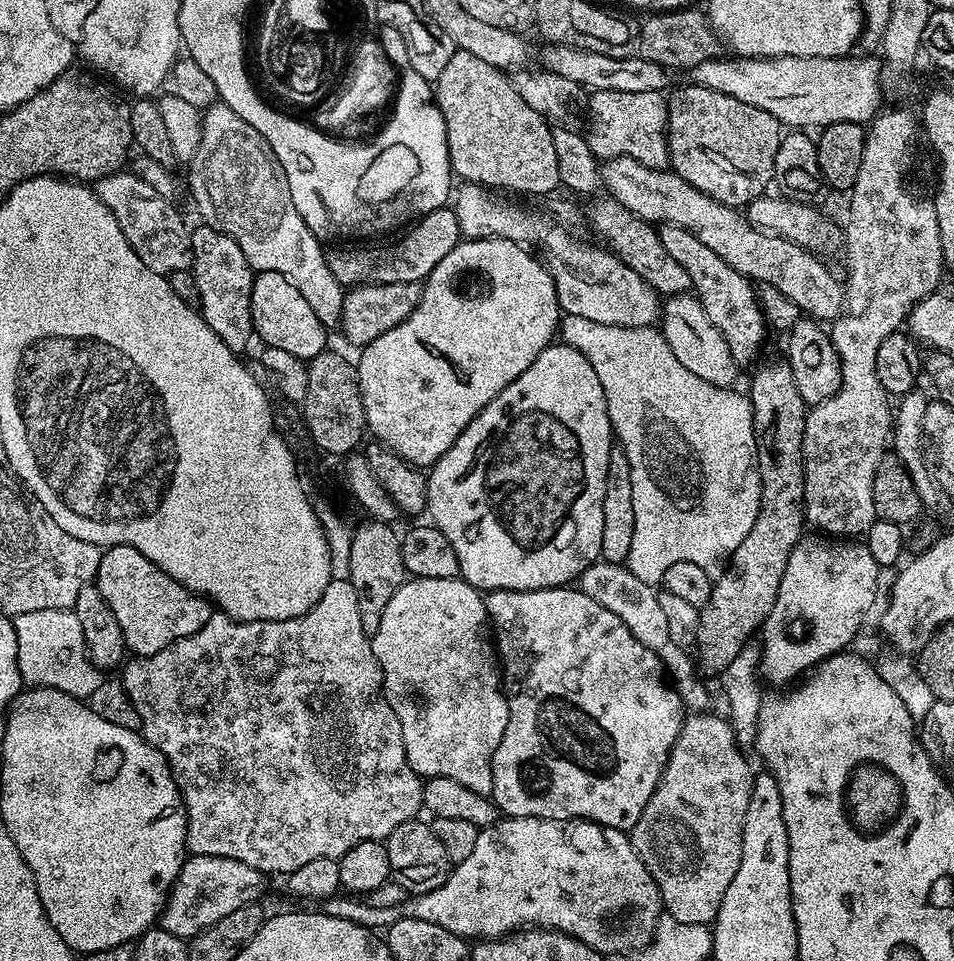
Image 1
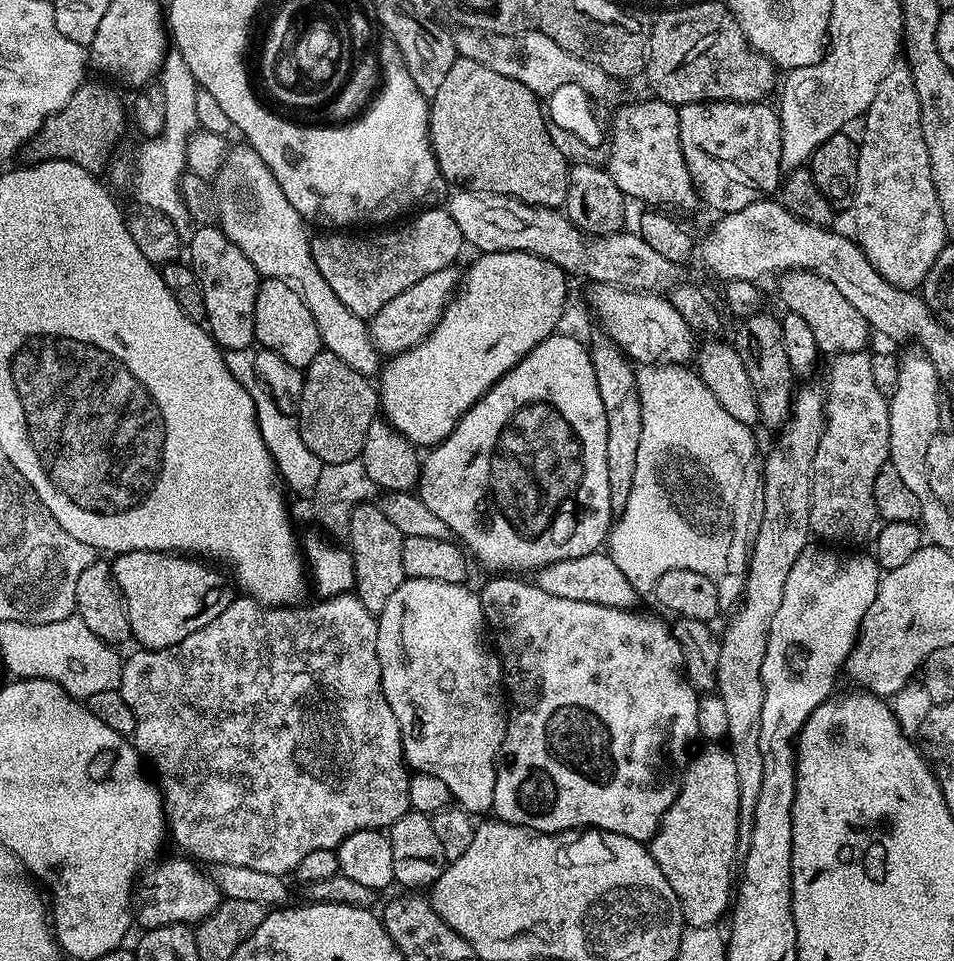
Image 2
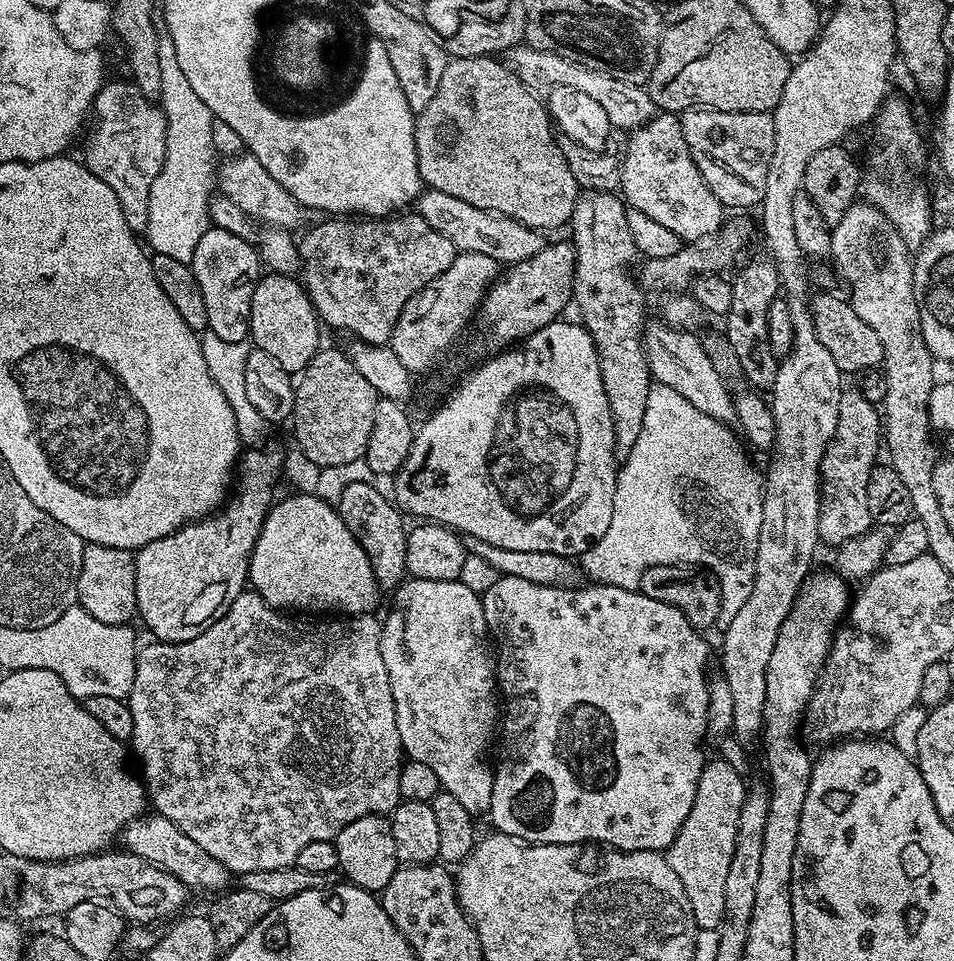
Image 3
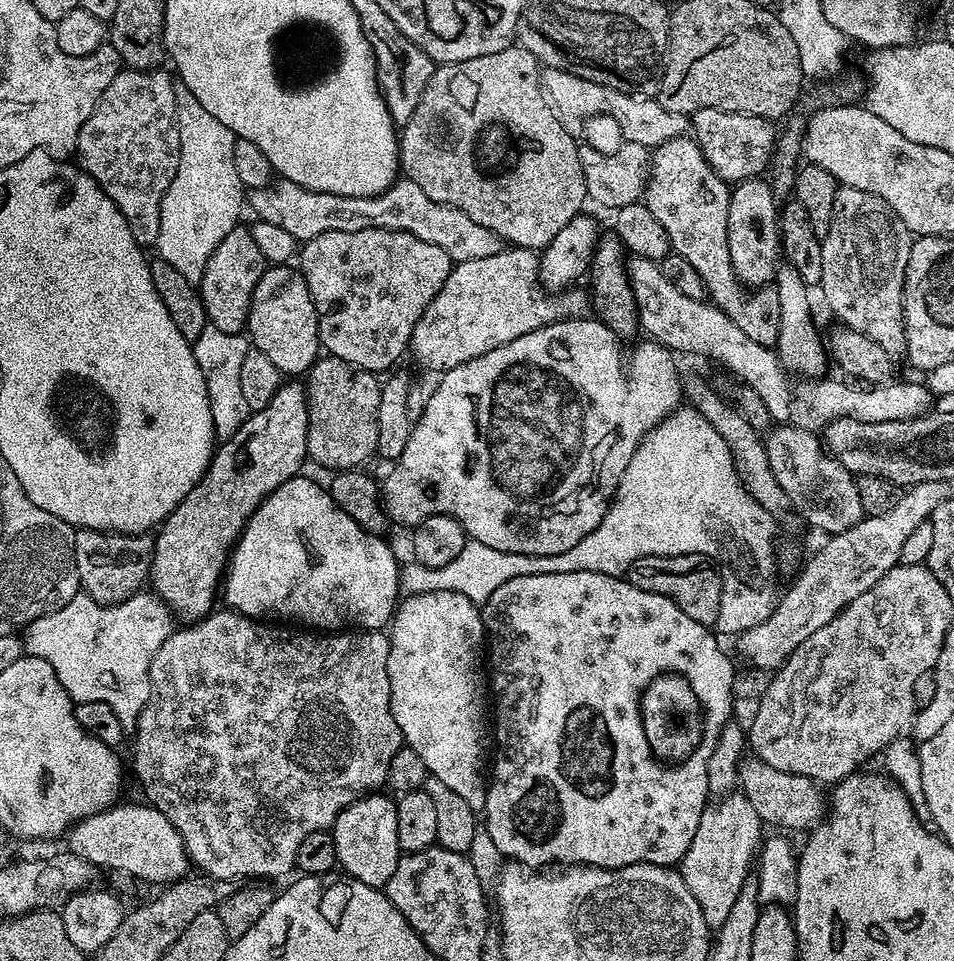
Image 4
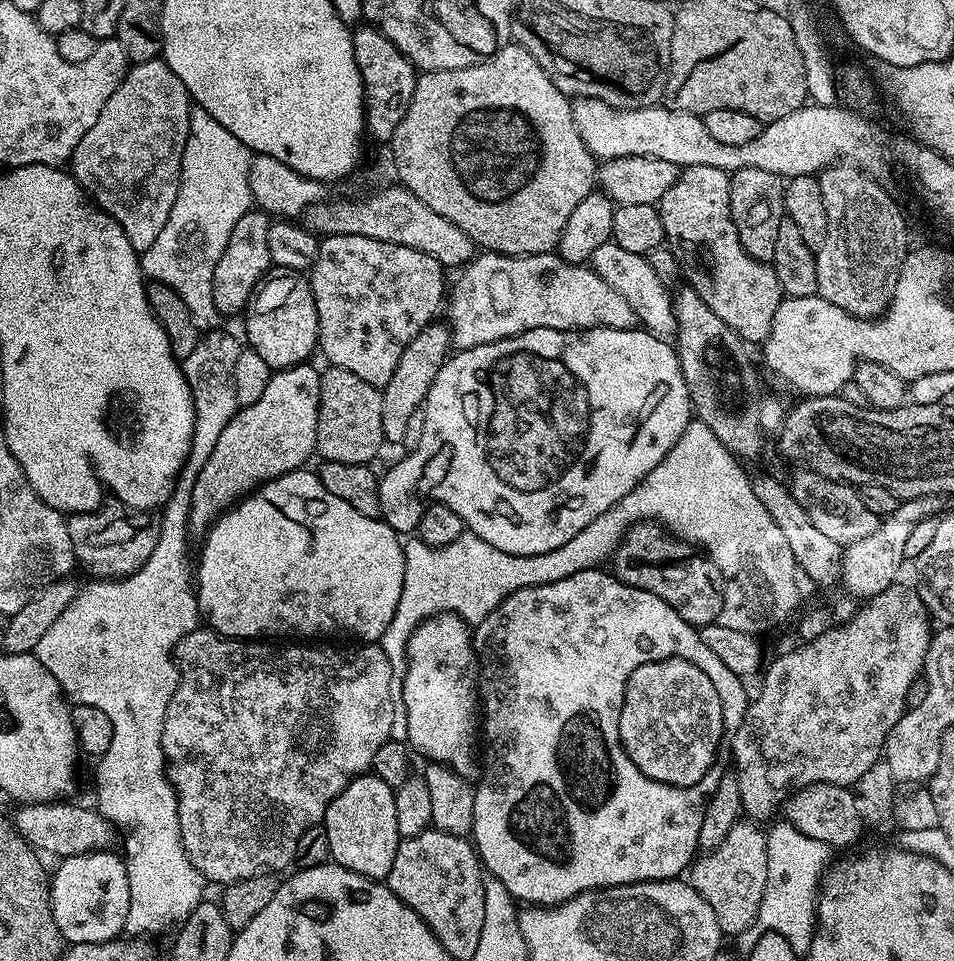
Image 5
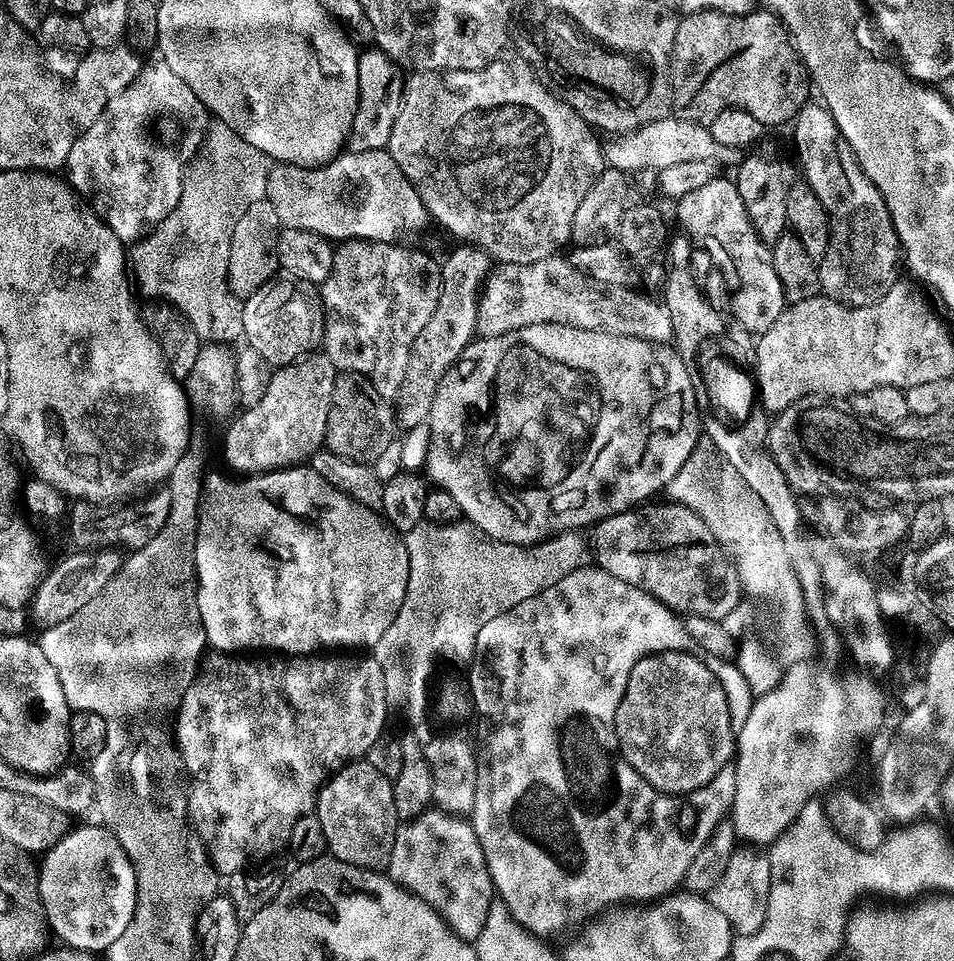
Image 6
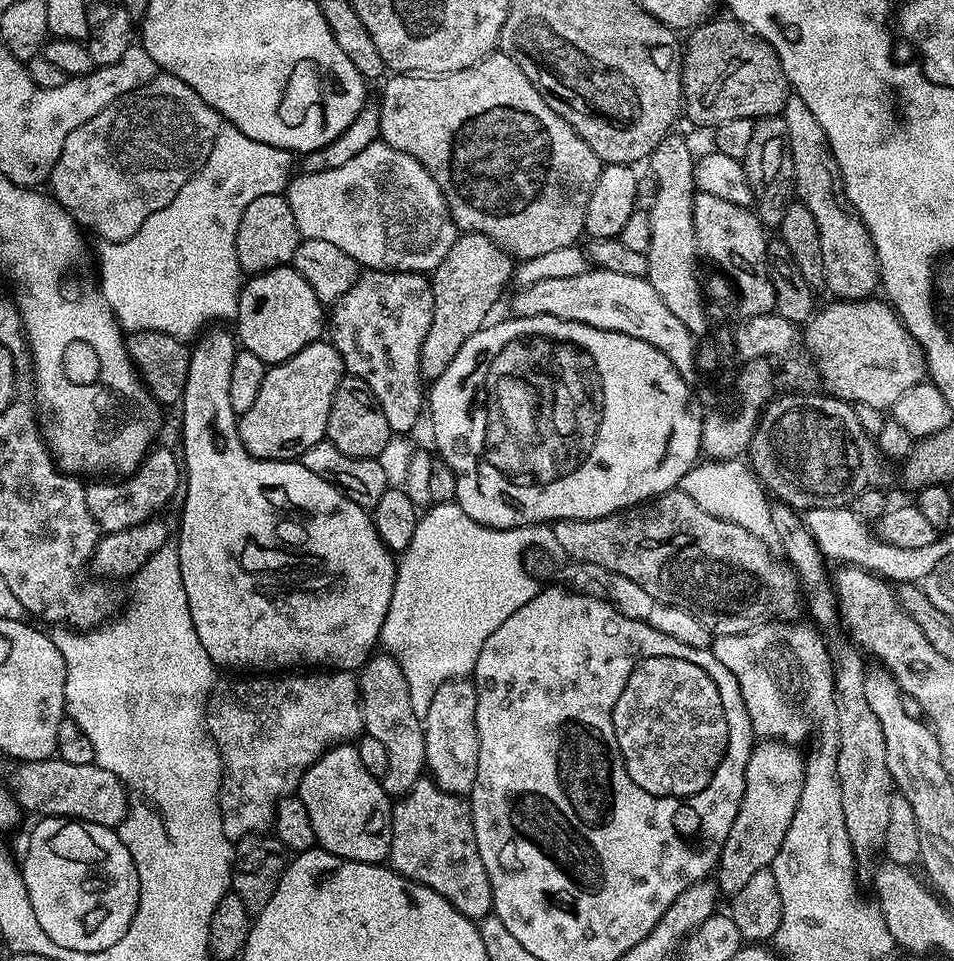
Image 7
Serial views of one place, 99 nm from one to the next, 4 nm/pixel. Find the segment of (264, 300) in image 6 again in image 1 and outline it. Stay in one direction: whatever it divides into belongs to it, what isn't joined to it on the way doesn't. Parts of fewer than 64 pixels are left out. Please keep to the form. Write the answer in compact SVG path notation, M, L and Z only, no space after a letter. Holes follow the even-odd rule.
M256 272L252 278L252 293L250 294L250 314L252 315L252 331L257 341L261 340L261 345L273 348L274 350L286 350L289 354L294 354L294 358L302 358L310 361L318 354L322 354L329 347L329 329L324 327L322 322L318 322L318 314L314 314L314 309L306 298L282 274L277 272Z

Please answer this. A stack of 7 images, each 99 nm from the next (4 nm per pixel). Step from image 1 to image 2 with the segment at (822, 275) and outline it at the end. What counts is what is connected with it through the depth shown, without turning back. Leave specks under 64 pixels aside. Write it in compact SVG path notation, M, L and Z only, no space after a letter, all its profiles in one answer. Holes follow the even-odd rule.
M793 268L781 275L780 300L787 311L806 318L810 330L814 330L814 340L821 353L835 354L837 352L862 352L869 346L870 329L866 318L850 306L850 302L843 296L834 282L822 278L805 268Z

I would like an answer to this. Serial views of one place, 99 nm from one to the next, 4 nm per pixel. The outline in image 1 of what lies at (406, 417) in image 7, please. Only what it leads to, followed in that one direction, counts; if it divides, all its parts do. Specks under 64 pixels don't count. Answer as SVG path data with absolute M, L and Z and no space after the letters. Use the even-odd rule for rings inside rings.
M445 206L425 212L419 220L407 229L401 240L388 244L385 248L336 248L327 253L328 265L336 281L341 286L359 286L362 284L393 284L394 282L410 282L428 279L428 275L454 250L462 235L458 218L452 206Z

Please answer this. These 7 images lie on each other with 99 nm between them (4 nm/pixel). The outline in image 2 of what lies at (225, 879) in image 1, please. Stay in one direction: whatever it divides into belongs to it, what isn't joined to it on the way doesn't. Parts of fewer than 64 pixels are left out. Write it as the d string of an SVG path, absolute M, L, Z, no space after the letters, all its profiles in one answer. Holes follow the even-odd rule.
M188 858L180 859L184 860L161 859L153 863L139 877L138 899L134 904L134 916L135 919L136 916L140 919L141 929L147 930L167 924L195 926L201 920L205 920L220 905L222 895L211 875L205 870L203 872L200 869L203 867L199 863Z

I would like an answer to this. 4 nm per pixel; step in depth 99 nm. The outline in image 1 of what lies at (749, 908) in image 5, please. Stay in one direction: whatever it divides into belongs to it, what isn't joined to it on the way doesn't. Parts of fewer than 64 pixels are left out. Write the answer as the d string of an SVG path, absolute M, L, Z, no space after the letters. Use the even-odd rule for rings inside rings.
M692 714L685 719L682 730L672 747L672 753L668 755L668 761L664 767L664 773L660 776L658 786L646 806L642 810L642 816L630 830L630 839L638 858L650 870L650 878L660 891L660 902L663 911L672 916L678 922L690 922L691 924L711 925L718 914L718 906L722 902L722 894L726 894L726 886L734 882L734 874L738 874L738 862L742 858L742 826L746 818L746 806L750 806L750 790L752 789L752 778L754 768L748 765L748 760L743 756L742 746L736 740L736 735L732 729L731 723L723 715L712 716L713 714Z

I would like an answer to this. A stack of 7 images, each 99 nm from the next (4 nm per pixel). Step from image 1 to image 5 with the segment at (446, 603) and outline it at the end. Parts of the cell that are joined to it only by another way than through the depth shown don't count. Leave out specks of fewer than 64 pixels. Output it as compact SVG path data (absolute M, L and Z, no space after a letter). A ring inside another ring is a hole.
M440 612L437 616L429 616L412 631L412 636L408 639L406 663L402 673L407 743L415 751L417 748L425 756L425 761L445 764L465 778L475 777L478 772L478 665L472 638L469 625L456 613Z

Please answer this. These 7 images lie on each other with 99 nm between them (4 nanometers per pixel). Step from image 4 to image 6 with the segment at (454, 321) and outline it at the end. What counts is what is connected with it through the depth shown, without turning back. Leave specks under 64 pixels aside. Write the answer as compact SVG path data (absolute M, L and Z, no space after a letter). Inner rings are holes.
M561 255L542 258L529 264L500 264L489 275L480 299L478 332L481 337L501 336L510 330L522 330L522 326L539 324L565 324L582 330L609 332L645 340L651 344L667 345L673 339L670 315L659 299L651 300L643 291L635 292L632 286L598 282L568 263Z

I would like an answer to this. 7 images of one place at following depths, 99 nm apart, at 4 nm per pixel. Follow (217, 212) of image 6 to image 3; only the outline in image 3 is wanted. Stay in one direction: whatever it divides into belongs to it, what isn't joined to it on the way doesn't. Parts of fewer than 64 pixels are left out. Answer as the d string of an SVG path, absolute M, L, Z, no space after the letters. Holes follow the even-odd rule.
M157 6L152 11L152 17L158 34L158 63L162 69L158 103L166 118L166 156L160 173L154 178L154 186L150 186L146 244L153 253L166 254L167 257L178 258L179 262L189 263L198 247L198 238L202 238L210 226L208 202L218 184L218 153L212 133L214 117L206 102L194 94L178 62L178 50L174 50L174 38L170 38L163 7Z

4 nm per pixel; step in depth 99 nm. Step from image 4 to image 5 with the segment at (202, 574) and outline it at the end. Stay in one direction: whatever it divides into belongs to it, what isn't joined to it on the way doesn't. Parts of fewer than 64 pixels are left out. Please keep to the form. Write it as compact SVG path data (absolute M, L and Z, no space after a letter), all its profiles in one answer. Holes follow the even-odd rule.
M311 363L296 364L292 368L273 371L270 382L266 382L266 390L258 402L243 405L236 411L234 418L226 422L226 430L222 430L218 442L210 458L206 458L206 466L198 474L198 482L194 482L190 514L188 515L188 531L193 537L200 538L212 527L213 520L221 512L233 507L237 502L249 496L266 482L278 478L282 474L299 472L304 464L316 452L316 435L318 434L318 410L320 409L321 369L311 368Z

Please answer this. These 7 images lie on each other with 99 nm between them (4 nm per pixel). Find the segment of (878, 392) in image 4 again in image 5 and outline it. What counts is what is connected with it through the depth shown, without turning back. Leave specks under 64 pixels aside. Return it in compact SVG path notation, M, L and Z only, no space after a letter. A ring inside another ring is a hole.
M609 242L594 250L590 267L598 274L598 278L602 278L602 282L606 282L606 286L614 286L614 290L618 290L618 294L622 294L622 298L630 302L630 310L634 310L637 321L647 331L661 338L671 337L675 333L673 293L661 282L658 274L654 274L654 266L650 266L647 256L639 256L631 250L622 250L622 246Z

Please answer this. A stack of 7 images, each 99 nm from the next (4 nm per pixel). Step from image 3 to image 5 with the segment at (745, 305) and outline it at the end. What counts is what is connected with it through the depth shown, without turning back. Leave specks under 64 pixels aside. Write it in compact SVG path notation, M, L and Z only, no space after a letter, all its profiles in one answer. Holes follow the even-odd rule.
M743 168L731 173L728 185L730 186L730 214L746 254L750 254L750 258L755 260L771 262L778 239L778 226L786 219L785 181L778 174L770 174L770 170Z

